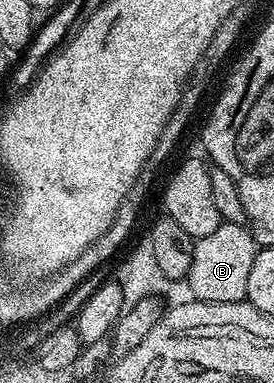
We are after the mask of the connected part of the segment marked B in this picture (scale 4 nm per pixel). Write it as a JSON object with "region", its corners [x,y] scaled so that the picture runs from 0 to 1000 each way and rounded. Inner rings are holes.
{"region":[[[807,580],[777,611],[715,627],[704,653],[704,695],[690,695],[679,749],[697,749],[693,770],[748,789],[891,789],[909,757],[909,702],[938,655],[912,595],[880,585]]]}

